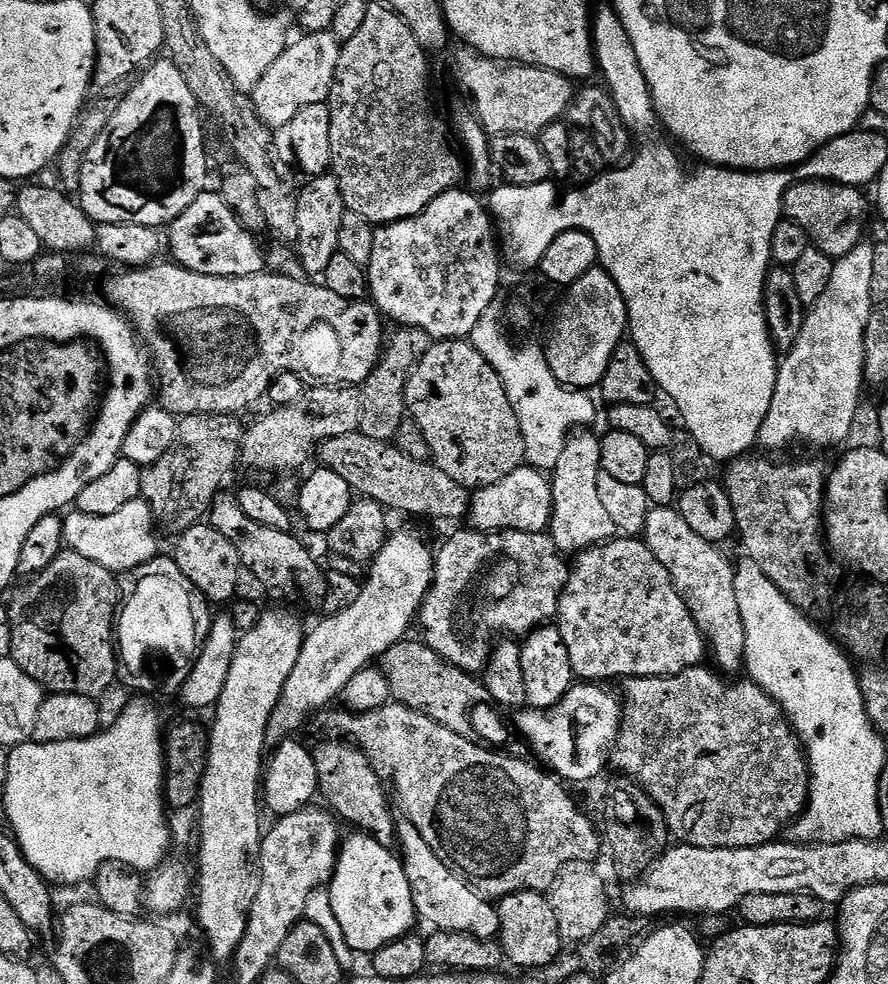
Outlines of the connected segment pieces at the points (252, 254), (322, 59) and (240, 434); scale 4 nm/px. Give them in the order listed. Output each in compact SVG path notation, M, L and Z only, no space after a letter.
M206 190L202 195L199 195L174 223L168 226L167 232L167 243L169 240L173 250L176 251L175 263L181 264L183 268L194 270L195 273L207 276L243 276L256 275L265 269L264 254L259 244L251 237L253 236L251 231L242 225L240 219L229 208L222 196L215 191L212 193L212 190Z
M331 31L305 33L301 36L297 41L295 39L289 43L250 94L257 116L273 130L289 127L298 110L327 103L332 92L340 49L337 39Z
M202 414L201 416L183 417L176 425L176 441L172 448L156 464L144 472L142 482L142 496L152 508L152 514L161 529L169 528L173 534L187 530L191 524L201 523L208 512L208 507L216 500L224 479L232 472L232 467L240 460L240 450L244 443L245 425L240 425L239 419L231 415L215 416Z

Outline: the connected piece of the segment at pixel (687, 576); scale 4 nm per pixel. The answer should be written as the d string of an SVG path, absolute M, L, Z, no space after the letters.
M704 539L698 546L688 549L684 554L685 564L673 576L673 584L687 602L695 624L704 635L710 658L712 656L715 662L713 665L721 673L731 676L730 674L743 669L746 634L736 602L733 569L730 564L728 568L727 560L717 550L719 549L713 543Z

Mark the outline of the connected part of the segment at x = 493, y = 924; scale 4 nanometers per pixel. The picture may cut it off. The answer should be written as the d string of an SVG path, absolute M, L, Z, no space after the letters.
M409 820L397 823L397 839L402 855L404 873L412 886L417 915L438 930L462 932L475 938L495 939L500 930L500 913L480 896L466 880L462 879L445 863L440 856L434 854L429 844L418 833L418 828Z

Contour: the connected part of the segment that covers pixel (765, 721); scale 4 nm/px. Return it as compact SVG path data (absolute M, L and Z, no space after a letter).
M704 667L688 668L679 676L642 676L627 681L628 700L626 696L620 737L617 738L610 757L611 767L624 772L620 774L635 780L647 792L649 798L664 811L664 821L668 824L669 833L685 845L702 848L750 848L770 844L781 835L779 832L788 823L789 827L808 807L810 773L804 745L774 697L768 696L763 689L753 684L751 679L742 678L737 684L727 684L728 680L723 675L717 674L711 667Z

